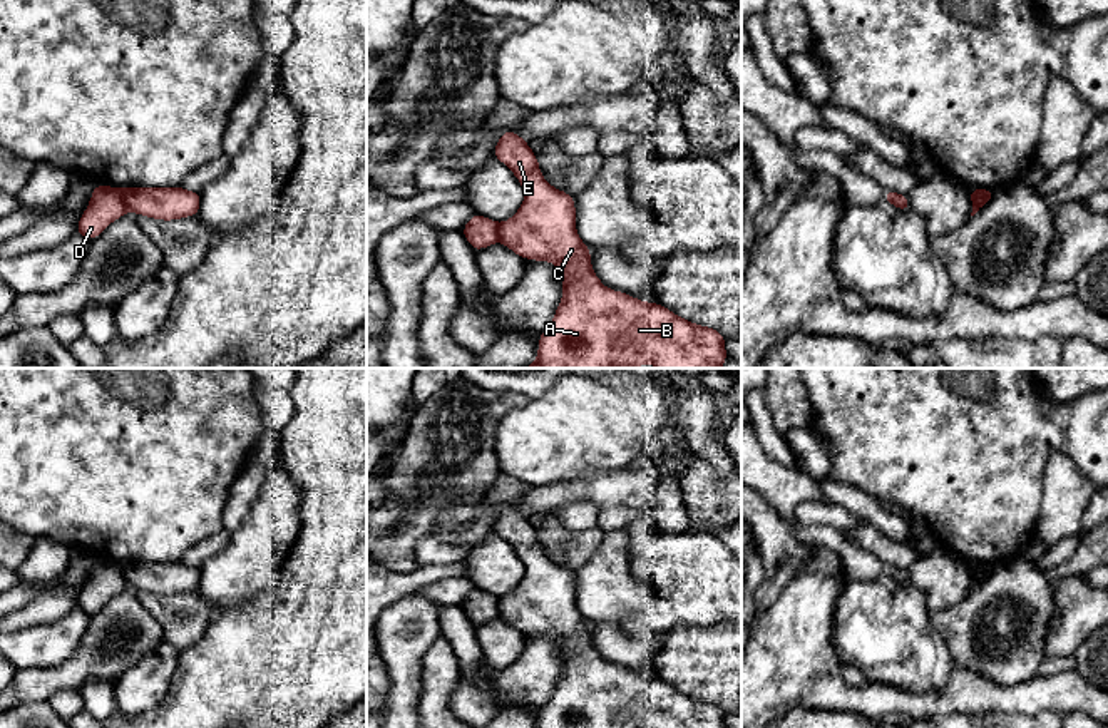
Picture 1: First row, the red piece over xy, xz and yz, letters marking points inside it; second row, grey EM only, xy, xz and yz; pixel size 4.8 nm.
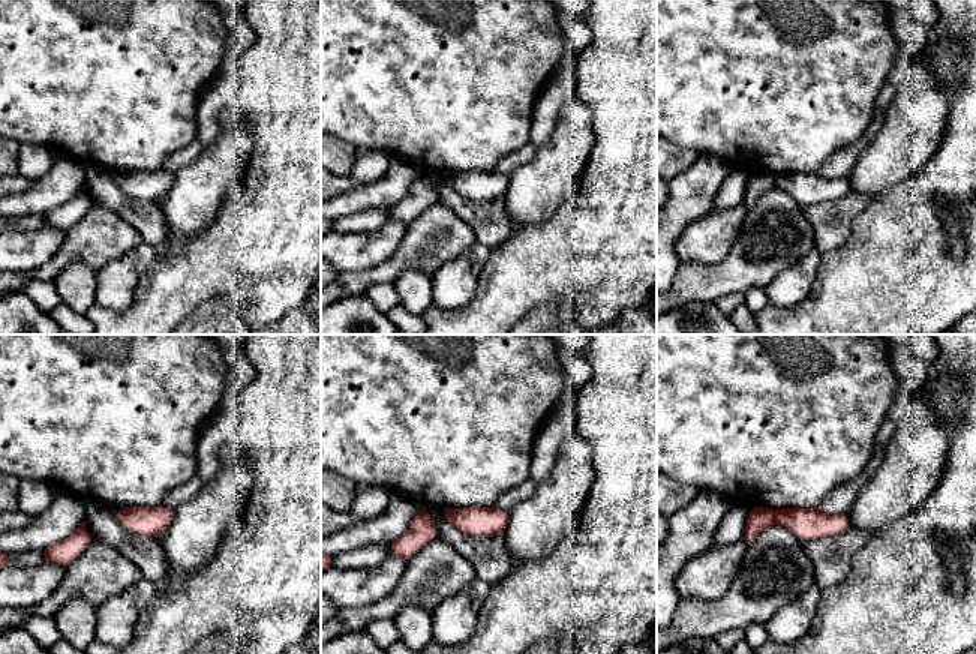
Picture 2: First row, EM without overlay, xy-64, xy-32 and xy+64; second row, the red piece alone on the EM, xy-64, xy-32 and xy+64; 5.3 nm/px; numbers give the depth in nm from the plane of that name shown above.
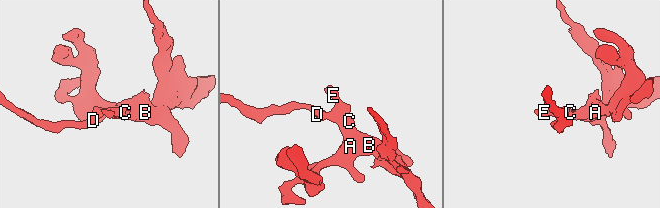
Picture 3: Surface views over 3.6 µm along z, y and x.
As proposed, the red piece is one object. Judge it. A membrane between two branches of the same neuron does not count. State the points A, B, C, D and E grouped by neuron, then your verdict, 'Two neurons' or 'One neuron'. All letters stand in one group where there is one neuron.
Groups: A B C E / D. Two neurons

